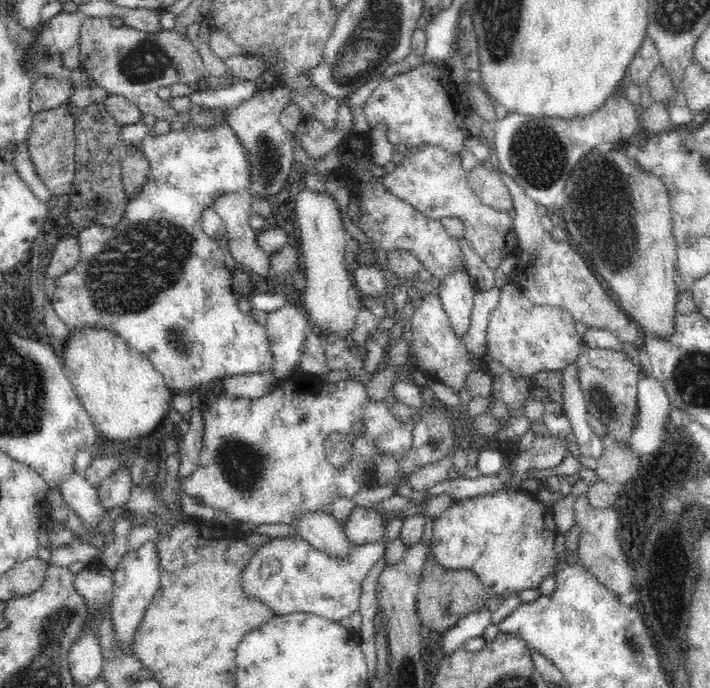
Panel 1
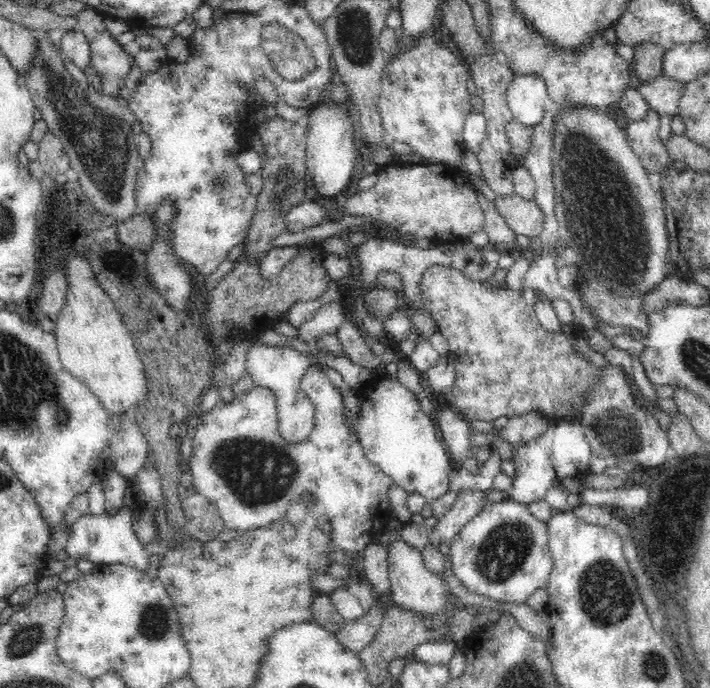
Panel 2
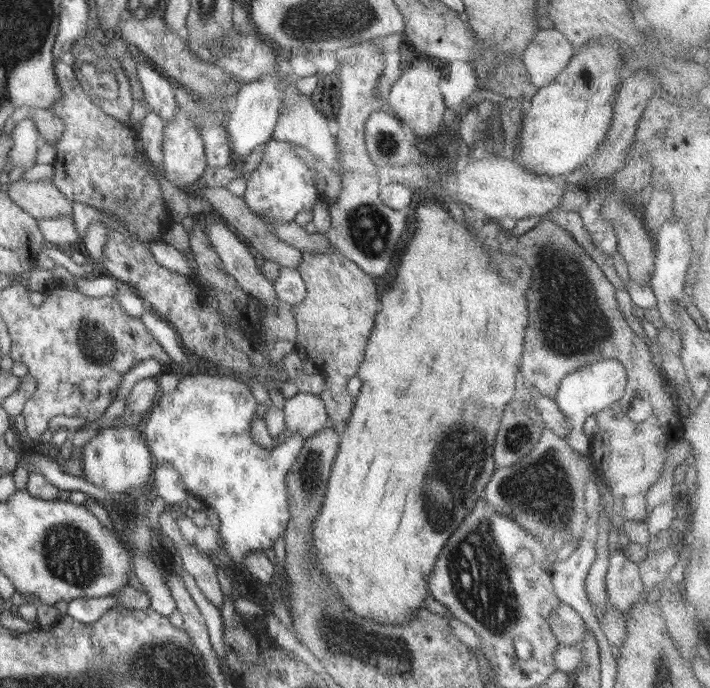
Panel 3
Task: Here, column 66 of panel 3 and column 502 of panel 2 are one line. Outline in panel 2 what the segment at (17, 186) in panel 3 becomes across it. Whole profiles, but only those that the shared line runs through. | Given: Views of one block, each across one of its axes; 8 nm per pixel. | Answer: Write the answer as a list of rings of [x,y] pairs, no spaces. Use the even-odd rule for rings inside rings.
[[[515,192],[510,196],[496,195],[494,207],[516,234],[523,234],[528,238],[540,236],[544,228],[544,212],[536,201],[526,200]]]

